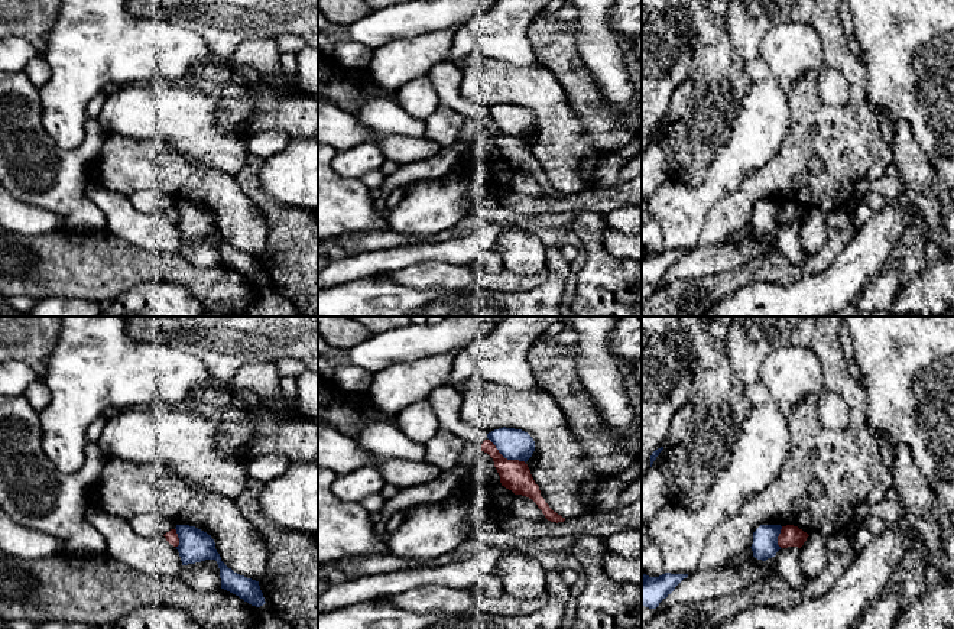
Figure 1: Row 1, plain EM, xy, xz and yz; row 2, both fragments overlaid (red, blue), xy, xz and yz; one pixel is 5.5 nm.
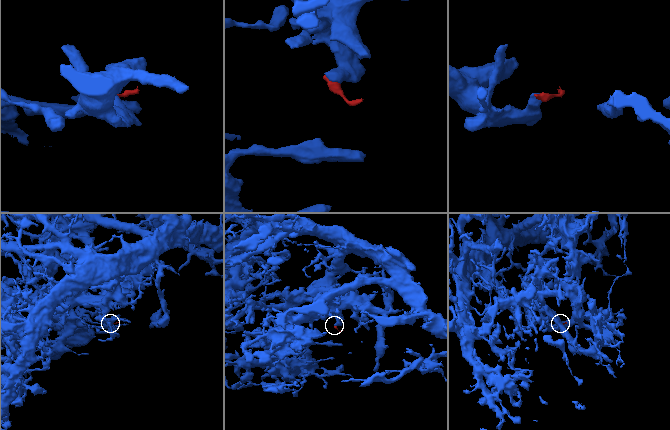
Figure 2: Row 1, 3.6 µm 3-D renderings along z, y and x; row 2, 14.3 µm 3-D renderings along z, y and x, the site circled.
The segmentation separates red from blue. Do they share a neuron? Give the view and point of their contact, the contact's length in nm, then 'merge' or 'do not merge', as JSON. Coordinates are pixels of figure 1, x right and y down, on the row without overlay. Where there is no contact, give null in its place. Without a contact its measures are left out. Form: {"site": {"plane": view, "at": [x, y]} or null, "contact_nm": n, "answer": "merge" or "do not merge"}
{"site": {"plane": "xz", "at": [506, 135]}, "contact_nm": 240, "answer": "do not merge"}

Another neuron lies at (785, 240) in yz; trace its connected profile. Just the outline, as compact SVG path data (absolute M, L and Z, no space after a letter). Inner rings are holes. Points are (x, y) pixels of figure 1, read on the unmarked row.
M798 223L781 224L775 233L762 237L755 234L752 224L749 224L739 233L730 236L726 243L739 244L744 240L763 241L783 254L794 265L801 265L807 260L808 253L801 247L799 227L801 224Z

